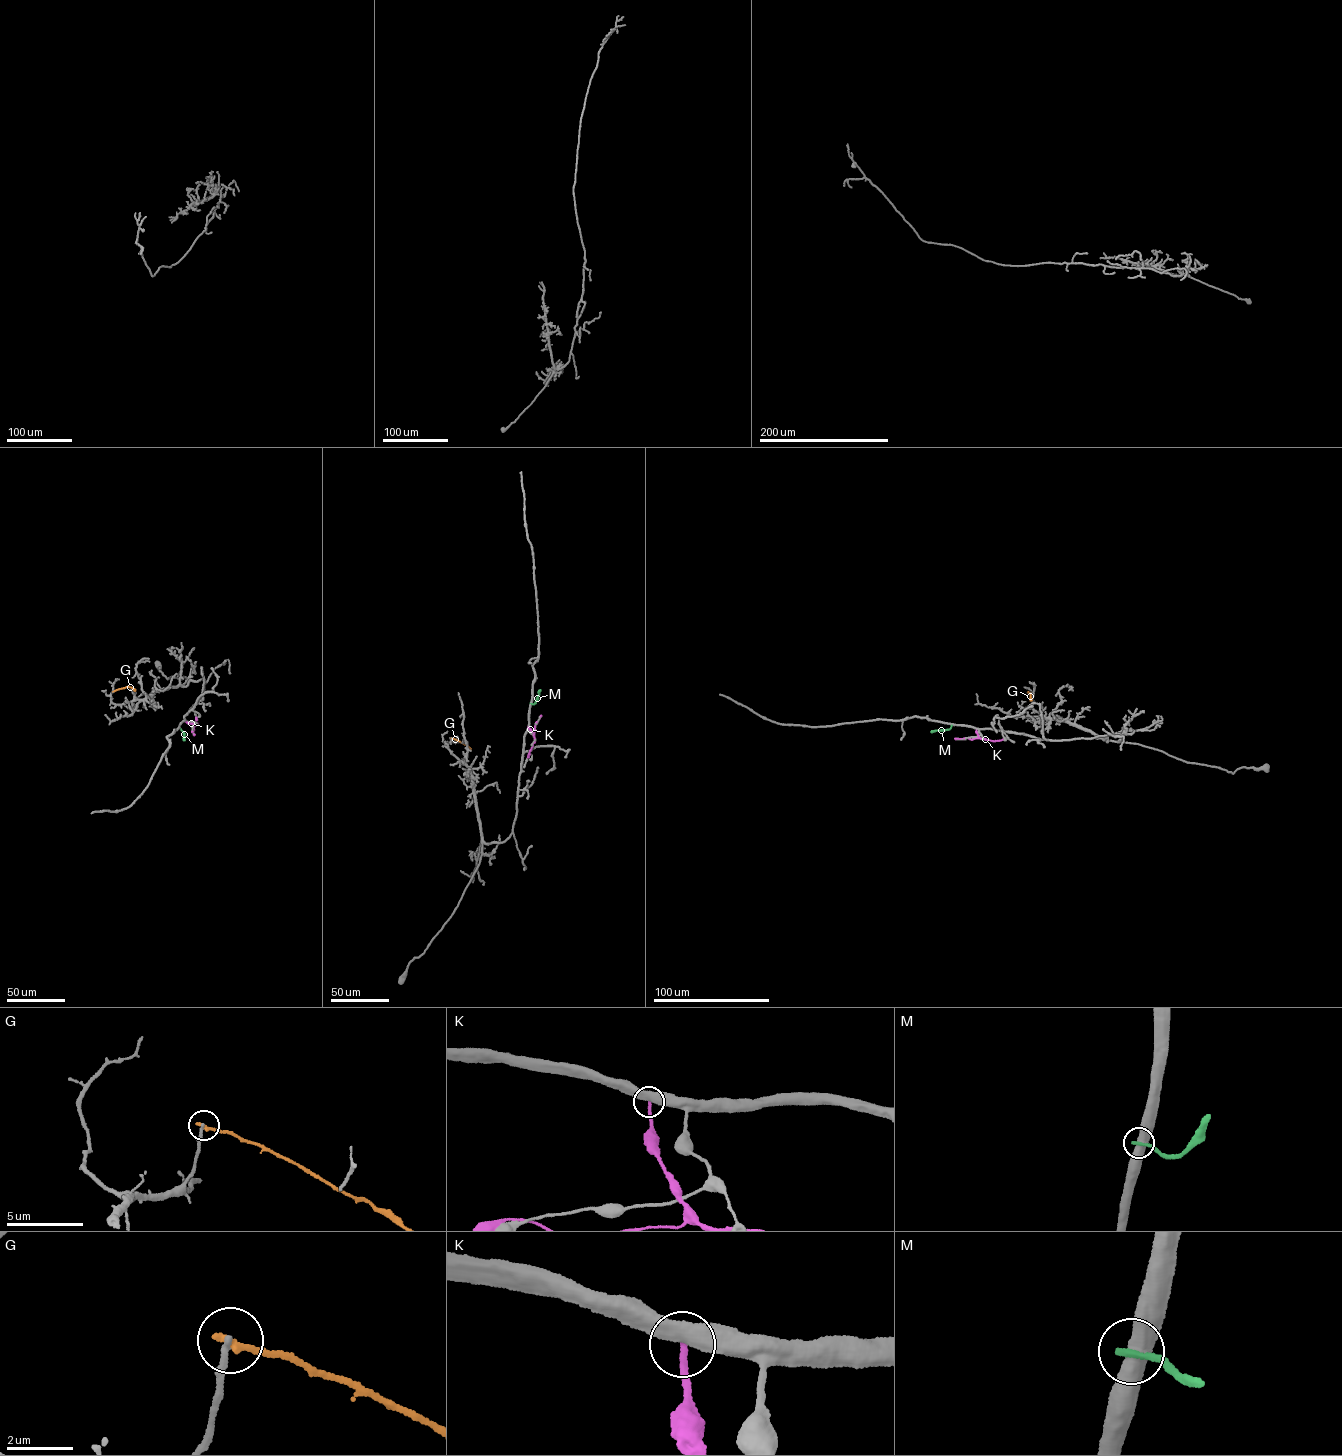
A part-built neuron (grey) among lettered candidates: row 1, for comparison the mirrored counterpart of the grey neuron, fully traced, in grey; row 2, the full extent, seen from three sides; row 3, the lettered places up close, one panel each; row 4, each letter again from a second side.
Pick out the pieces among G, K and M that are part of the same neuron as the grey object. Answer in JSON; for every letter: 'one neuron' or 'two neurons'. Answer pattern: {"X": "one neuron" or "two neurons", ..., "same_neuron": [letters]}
{"G": "two neurons", "K": "two neurons", "M": "two neurons", "same_neuron": []}

